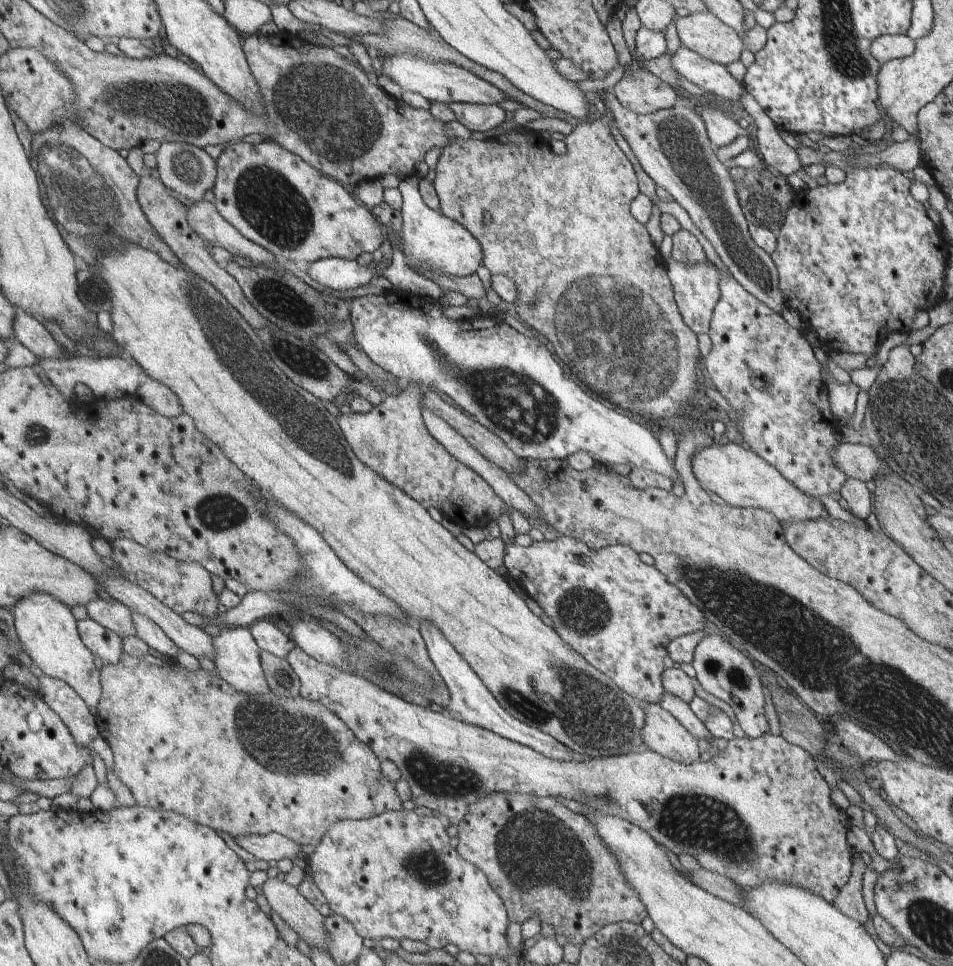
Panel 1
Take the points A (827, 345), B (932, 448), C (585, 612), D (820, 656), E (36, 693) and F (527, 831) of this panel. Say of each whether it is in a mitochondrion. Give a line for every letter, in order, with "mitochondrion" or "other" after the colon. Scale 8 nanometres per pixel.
A: other
B: mitochondrion
C: mitochondrion
D: mitochondrion
E: other
F: mitochondrion

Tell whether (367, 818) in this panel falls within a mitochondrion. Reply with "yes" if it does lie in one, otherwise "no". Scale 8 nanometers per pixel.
no

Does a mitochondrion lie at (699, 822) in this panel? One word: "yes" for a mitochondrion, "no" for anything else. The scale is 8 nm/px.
yes

